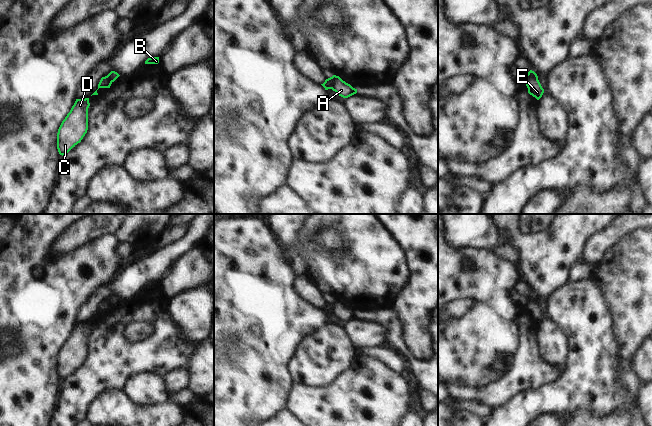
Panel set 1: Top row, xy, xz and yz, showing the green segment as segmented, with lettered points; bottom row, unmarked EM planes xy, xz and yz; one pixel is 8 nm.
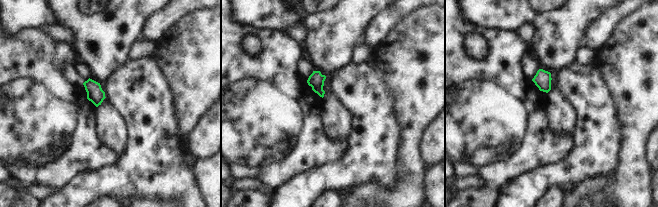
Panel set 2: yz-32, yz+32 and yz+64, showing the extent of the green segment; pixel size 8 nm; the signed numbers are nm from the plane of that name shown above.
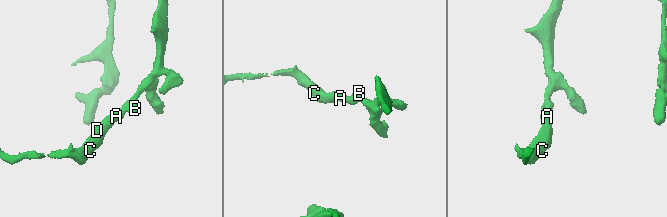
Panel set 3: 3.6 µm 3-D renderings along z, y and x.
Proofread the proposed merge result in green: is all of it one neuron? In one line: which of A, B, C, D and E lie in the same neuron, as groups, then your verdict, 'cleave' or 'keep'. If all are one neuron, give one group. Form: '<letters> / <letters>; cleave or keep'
A B / C D E; cleave

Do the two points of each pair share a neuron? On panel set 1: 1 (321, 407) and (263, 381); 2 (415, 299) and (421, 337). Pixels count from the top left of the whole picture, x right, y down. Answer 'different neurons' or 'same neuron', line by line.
1: different neurons
2: same neuron

